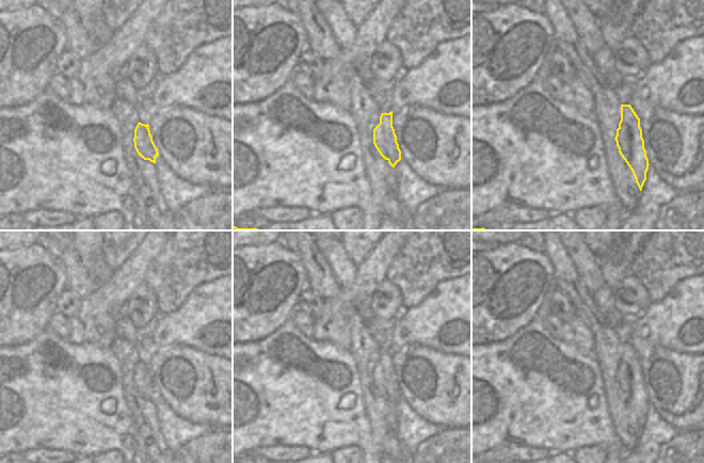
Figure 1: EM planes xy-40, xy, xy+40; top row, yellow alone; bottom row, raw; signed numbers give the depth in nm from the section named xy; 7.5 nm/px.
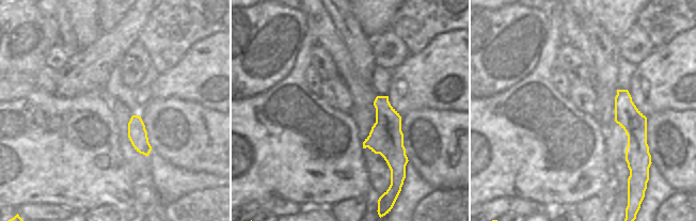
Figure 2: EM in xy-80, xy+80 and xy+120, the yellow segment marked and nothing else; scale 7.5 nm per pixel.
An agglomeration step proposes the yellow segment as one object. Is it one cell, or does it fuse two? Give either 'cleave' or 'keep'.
cleave

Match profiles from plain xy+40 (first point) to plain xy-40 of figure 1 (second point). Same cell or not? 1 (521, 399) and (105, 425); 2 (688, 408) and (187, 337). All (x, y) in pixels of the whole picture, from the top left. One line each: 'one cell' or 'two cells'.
1: one cell
2: two cells

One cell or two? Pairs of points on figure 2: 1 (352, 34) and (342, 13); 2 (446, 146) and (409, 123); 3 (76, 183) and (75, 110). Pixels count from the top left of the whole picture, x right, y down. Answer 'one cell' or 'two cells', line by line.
1: one cell
2: one cell
3: one cell

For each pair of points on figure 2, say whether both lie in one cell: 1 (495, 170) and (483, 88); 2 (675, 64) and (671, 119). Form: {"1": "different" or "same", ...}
{"1": "different", "2": "different"}

